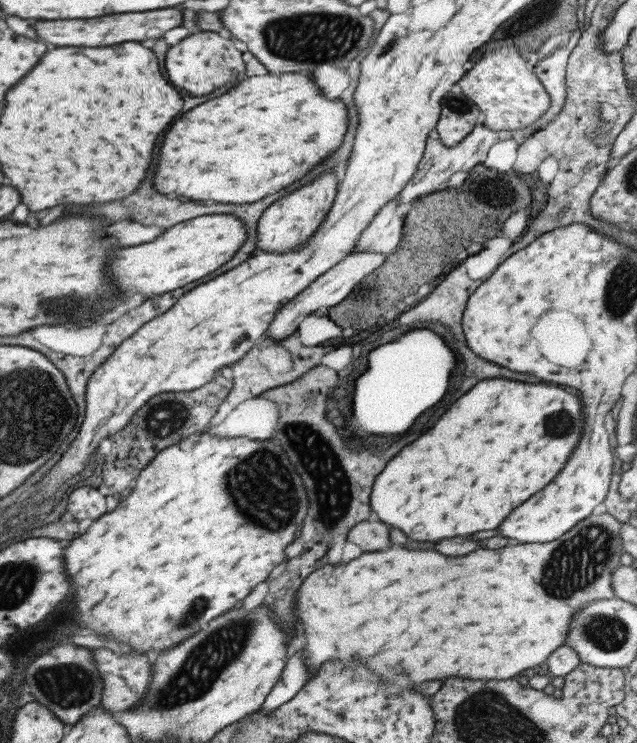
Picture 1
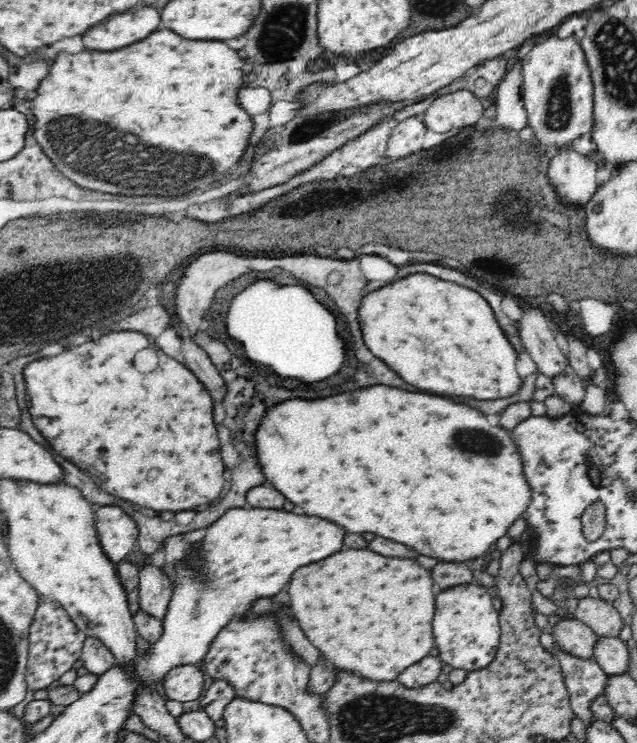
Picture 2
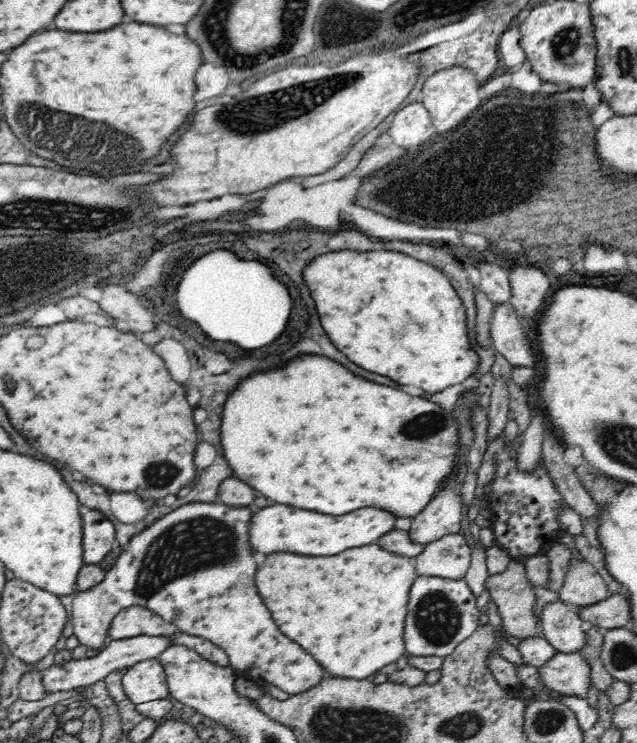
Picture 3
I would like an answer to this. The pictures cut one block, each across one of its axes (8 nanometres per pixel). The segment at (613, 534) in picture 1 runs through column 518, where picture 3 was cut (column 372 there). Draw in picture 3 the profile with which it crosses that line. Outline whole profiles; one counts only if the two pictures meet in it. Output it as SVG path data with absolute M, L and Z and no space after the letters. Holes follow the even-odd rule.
M372 543L372 546L350 548L348 552L342 552L340 556L324 556L324 558L320 558L320 556L296 556L290 552L274 552L272 556L266 556L264 564L256 570L256 588L258 588L264 604L272 612L272 618L276 620L280 632L284 632L284 636L298 642L308 654L312 654L314 660L318 660L318 664L322 664L330 674L334 674L333 678L364 680L374 676L376 670L380 670L386 664L392 664L394 660L398 660L404 654L402 632L404 632L404 620L406 620L406 604L408 604L410 586L416 577L416 567L411 557L388 552L381 546Z

